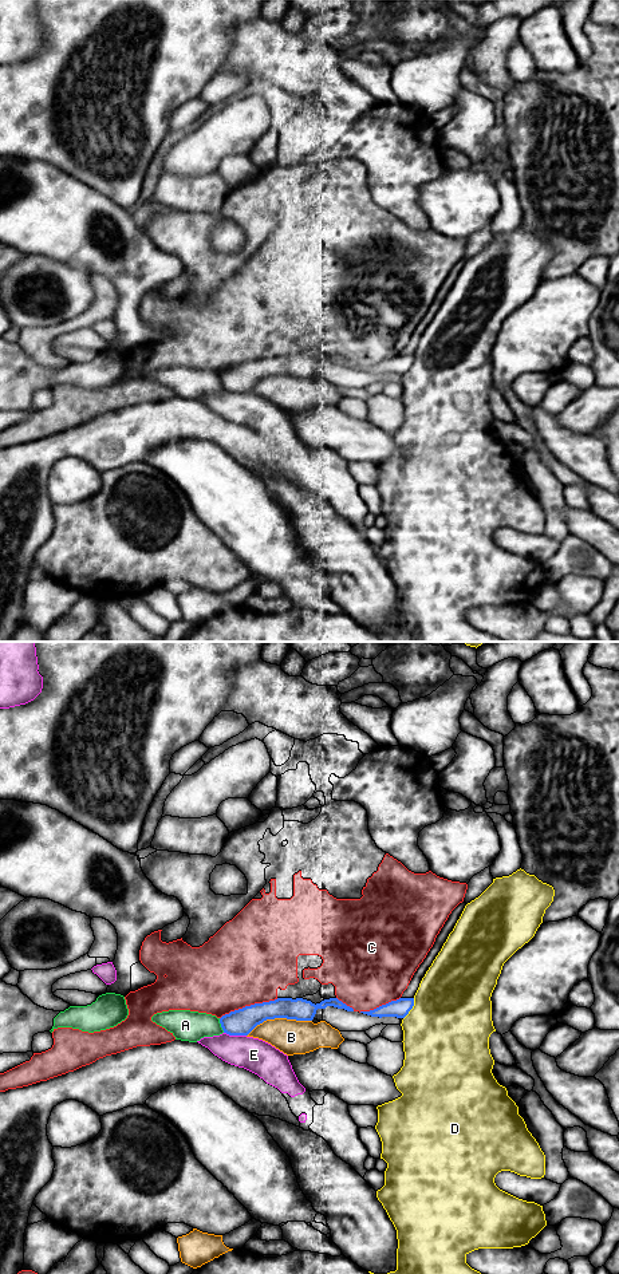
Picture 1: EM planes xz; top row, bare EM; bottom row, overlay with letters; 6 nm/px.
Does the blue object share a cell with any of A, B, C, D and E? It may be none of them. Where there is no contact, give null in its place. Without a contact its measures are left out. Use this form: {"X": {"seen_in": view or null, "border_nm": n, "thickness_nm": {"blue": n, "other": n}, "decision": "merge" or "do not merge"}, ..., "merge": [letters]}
{"A": {"seen_in": "xz", "border_nm": 90, "thickness_nm": {"blue": 160, "other": 190}, "decision": "do not merge"}, "B": {"seen_in": "xz", "border_nm": 400, "thickness_nm": {"blue": 160, "other": 200}, "decision": "do not merge"}, "C": {"seen_in": "xz", "border_nm": 380, "thickness_nm": {"blue": 160, "other": 480}, "decision": "do not merge"}, "D": {"seen_in": "xz", "border_nm": 140, "thickness_nm": {"blue": 110, "other": 500}, "decision": "do not merge"}, "E": {"seen_in": "xz", "border_nm": 140, "thickness_nm": {"blue": 160, "other": 200}, "decision": "do not merge"}, "merge": []}

